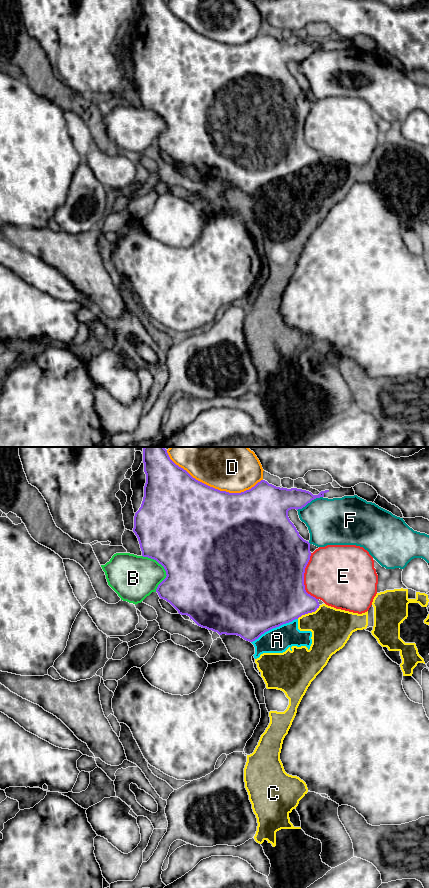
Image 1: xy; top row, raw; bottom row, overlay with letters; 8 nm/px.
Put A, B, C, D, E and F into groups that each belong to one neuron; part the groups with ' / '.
A C / B / D / E / F

